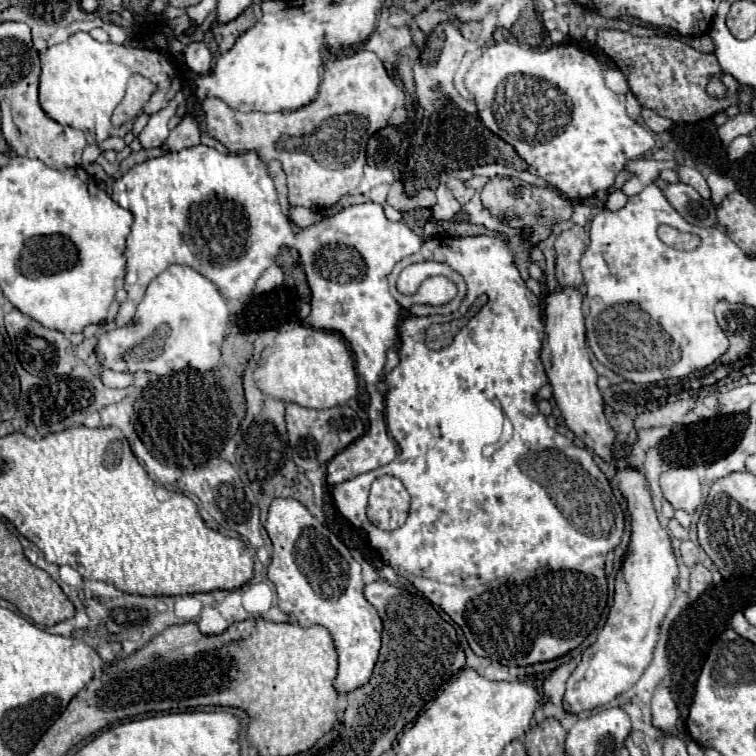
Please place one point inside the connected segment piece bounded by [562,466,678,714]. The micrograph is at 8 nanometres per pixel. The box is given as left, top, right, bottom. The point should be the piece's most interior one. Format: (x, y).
(645, 586)

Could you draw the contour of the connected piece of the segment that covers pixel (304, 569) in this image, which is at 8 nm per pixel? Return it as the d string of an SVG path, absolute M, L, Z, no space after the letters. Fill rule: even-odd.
M294 498L272 500L266 532L274 546L268 578L276 586L280 610L294 614L300 626L322 624L330 630L340 662L334 684L338 692L350 692L366 684L378 660L382 620L364 598L360 564L352 558L346 544Z

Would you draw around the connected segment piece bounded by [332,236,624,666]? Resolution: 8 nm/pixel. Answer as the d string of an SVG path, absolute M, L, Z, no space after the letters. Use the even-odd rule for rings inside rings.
M434 236L430 240L426 240L422 244L422 248L400 260L392 274L390 274L390 292L392 296L398 300L398 304L402 304L404 308L410 308L412 306L412 300L408 300L404 294L400 294L396 290L396 278L398 274L410 266L410 264L416 264L416 262L426 262L426 260L436 260L436 262L444 262L448 264L452 270L456 270L466 286L468 286L468 294L460 306L460 310L449 315L436 315L440 316L438 322L450 322L454 319L459 319L468 308L470 304L480 296L478 292L484 292L488 294L488 304L474 316L470 318L468 326L464 326L456 336L454 336L454 342L448 346L448 348L442 348L442 350L428 350L426 344L424 344L424 332L426 328L432 324L432 316L418 317L411 314L408 310L400 320L399 328L399 347L398 356L400 356L400 364L386 374L386 386L388 391L385 395L386 409L385 417L388 430L390 434L394 436L394 440L400 444L400 456L396 456L396 460L392 460L390 464L374 470L374 472L368 472L368 474L362 474L362 482L360 482L360 476L348 480L348 482L342 482L342 484L336 484L334 490L332 490L332 496L334 496L334 502L338 506L338 510L342 512L344 518L348 518L356 528L362 528L368 538L370 538L370 544L372 548L376 548L382 558L394 568L396 574L408 578L432 604L440 606L462 630L464 630L464 636L470 644L470 648L478 654L478 656L484 656L484 658L490 658L490 660L496 660L500 664L506 664L506 666L530 666L530 664L536 664L536 662L546 662L546 660L554 660L562 654L566 654L568 650L576 648L588 634L590 630L598 624L600 620L600 614L604 612L606 608L606 600L608 600L608 586L606 586L606 574L604 574L604 558L606 558L606 552L616 548L620 538L622 538L622 532L624 532L624 514L622 514L622 508L618 504L618 500L614 498L612 494L612 488L606 480L606 476L602 474L602 470L594 464L592 456L588 450L584 448L578 448L572 444L572 440L568 440L566 436L558 434L556 430L548 428L546 424L546 418L540 414L538 406L536 406L536 392L548 382L546 378L546 372L544 372L544 366L540 362L540 350L542 350L542 338L544 338L544 320L542 320L542 306L540 306L540 298L534 296L524 280L520 278L520 272L514 264L514 256L508 248L508 242L502 240L502 238L490 238L490 236L466 236L466 238L442 238L442 236ZM492 399L500 402L500 408L502 412L508 416L508 420L512 422L514 426L514 436L510 436L510 440L498 450L494 452L490 458L482 456L482 448L486 444L494 444L498 442L500 438L500 430L502 430L502 420L494 420L492 418ZM380 474L390 474L390 476L396 476L402 480L402 484L406 486L408 494L412 496L412 508L410 508L410 514L408 514L408 520L404 522L404 526L400 526L398 530L394 532L384 532L380 528L376 528L370 520L366 520L366 500L368 500L368 492L360 492L360 490L368 490L374 476L380 476Z

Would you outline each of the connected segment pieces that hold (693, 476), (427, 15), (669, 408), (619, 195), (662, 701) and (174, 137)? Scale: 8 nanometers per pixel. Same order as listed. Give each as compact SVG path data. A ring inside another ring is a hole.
M668 468L660 474L660 488L674 508L686 510L688 514L694 514L702 502L702 484L696 468Z
M422 10L414 20L422 32L430 34L434 30L434 26L438 26L446 18L448 18L448 12L444 12L444 10Z
M678 400L678 402L672 402L672 404L664 404L664 406L660 406L660 408L654 410L654 412L638 414L638 416L634 418L634 426L636 426L636 428L672 426L672 424L678 424L690 408L692 408L692 402L686 402L686 400Z
M616 190L616 192L610 192L608 202L606 202L606 208L608 208L608 210L620 210L626 202L628 202L628 196L626 196L624 192Z
M658 686L652 698L652 724L656 724L656 730L660 730L662 734L670 734L674 732L676 720L678 720L678 708L670 688Z
M186 114L184 120L174 128L170 130L168 138L164 140L162 148L166 152L180 152L184 148L190 148L190 146L196 146L200 144L200 130L198 130L198 122L194 116Z

